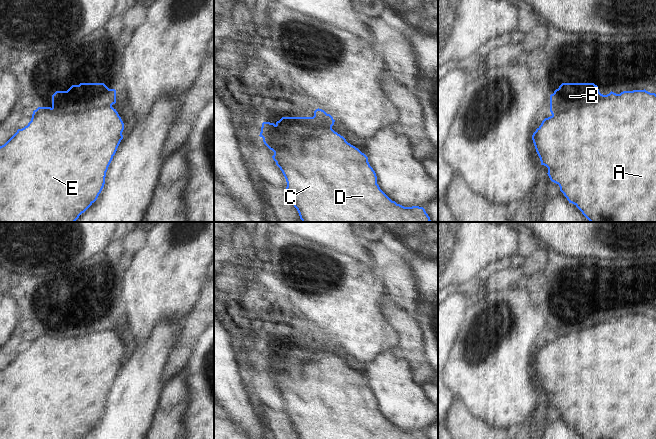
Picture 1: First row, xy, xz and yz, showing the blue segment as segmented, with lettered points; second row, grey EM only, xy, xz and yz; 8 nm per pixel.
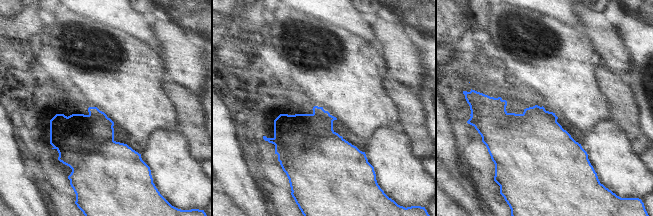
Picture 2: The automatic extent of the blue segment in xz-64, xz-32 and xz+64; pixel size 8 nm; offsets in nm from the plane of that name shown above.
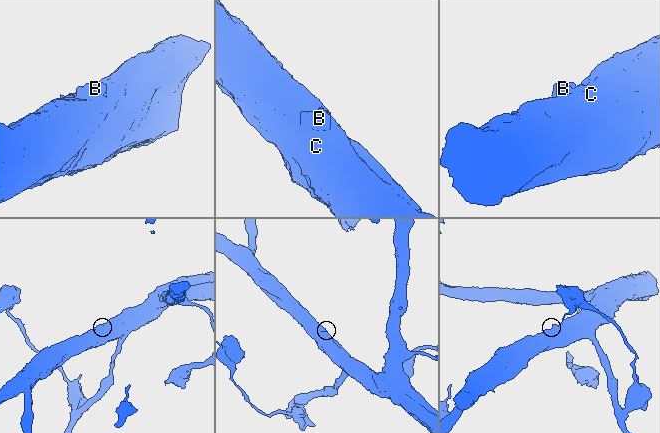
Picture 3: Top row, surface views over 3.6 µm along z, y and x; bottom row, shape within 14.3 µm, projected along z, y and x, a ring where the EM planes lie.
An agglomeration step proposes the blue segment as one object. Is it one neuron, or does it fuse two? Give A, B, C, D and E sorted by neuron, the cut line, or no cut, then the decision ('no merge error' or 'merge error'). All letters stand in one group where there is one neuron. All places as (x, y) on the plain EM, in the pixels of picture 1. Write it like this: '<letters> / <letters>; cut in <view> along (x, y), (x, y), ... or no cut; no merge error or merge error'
A B C D E; no cut; no merge error

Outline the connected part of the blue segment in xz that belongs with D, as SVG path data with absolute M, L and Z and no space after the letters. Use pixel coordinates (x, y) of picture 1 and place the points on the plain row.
M318 332L313 341L282 341L275 348L262 347L259 360L274 376L272 382L286 403L286 415L299 439L428 439L423 431L404 431L392 425L377 408L368 381L332 353L334 346L330 338Z

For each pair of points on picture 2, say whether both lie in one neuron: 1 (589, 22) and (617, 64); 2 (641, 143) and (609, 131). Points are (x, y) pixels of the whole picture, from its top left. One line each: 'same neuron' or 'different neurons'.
1: same neuron
2: different neurons

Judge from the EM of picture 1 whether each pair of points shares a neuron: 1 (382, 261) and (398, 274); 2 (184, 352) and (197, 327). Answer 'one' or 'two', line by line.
1: one
2: one

